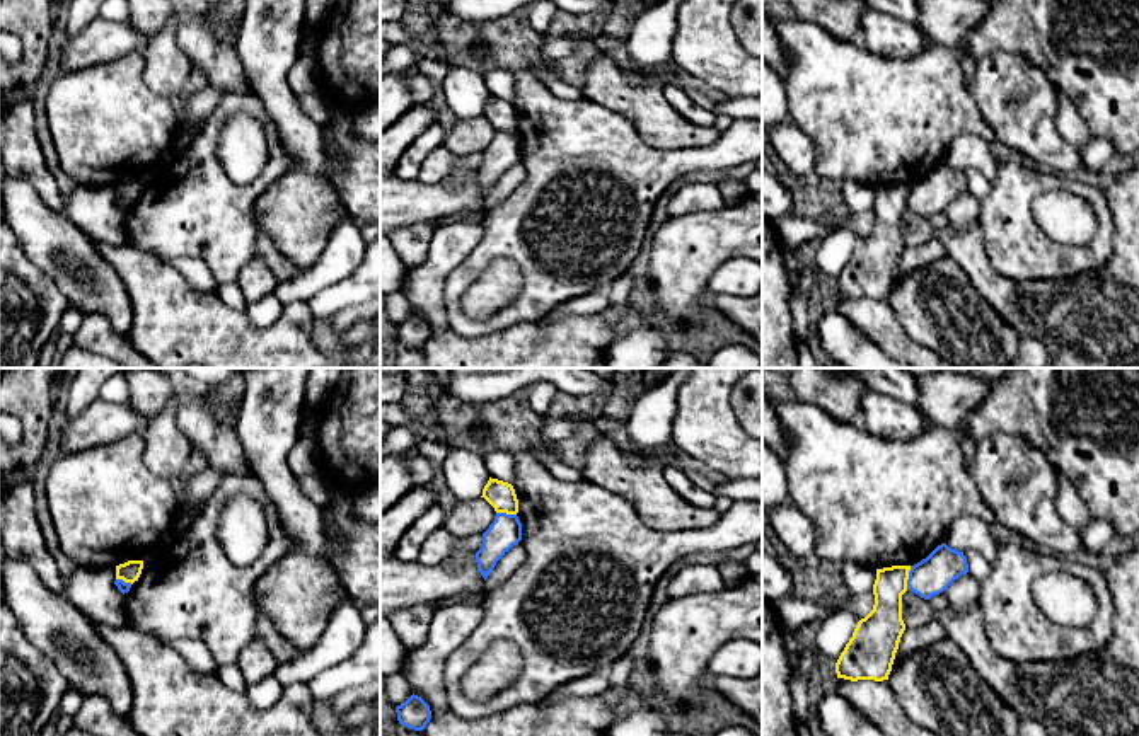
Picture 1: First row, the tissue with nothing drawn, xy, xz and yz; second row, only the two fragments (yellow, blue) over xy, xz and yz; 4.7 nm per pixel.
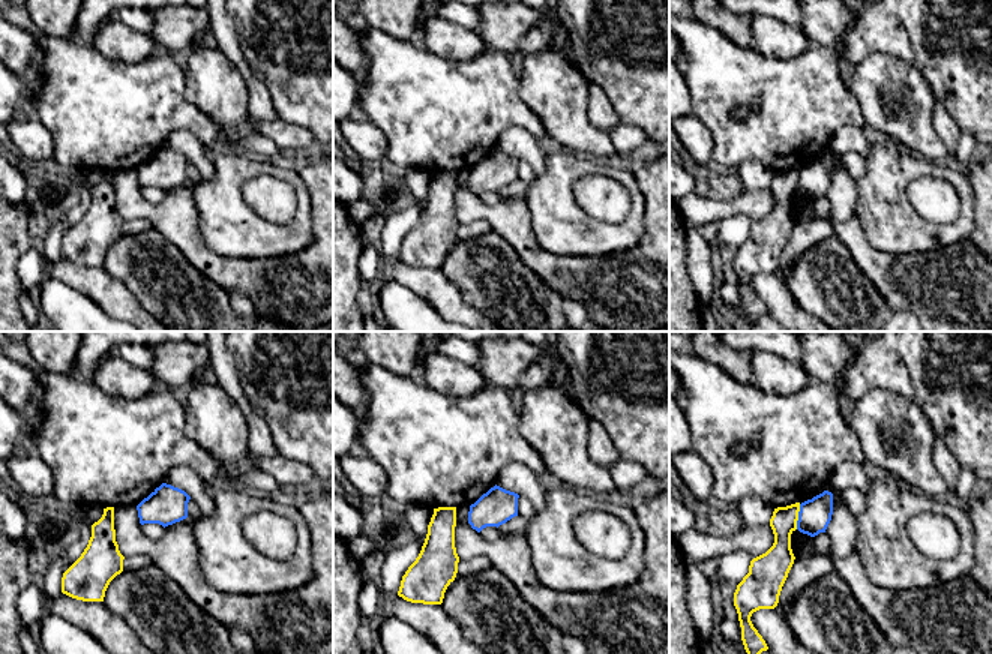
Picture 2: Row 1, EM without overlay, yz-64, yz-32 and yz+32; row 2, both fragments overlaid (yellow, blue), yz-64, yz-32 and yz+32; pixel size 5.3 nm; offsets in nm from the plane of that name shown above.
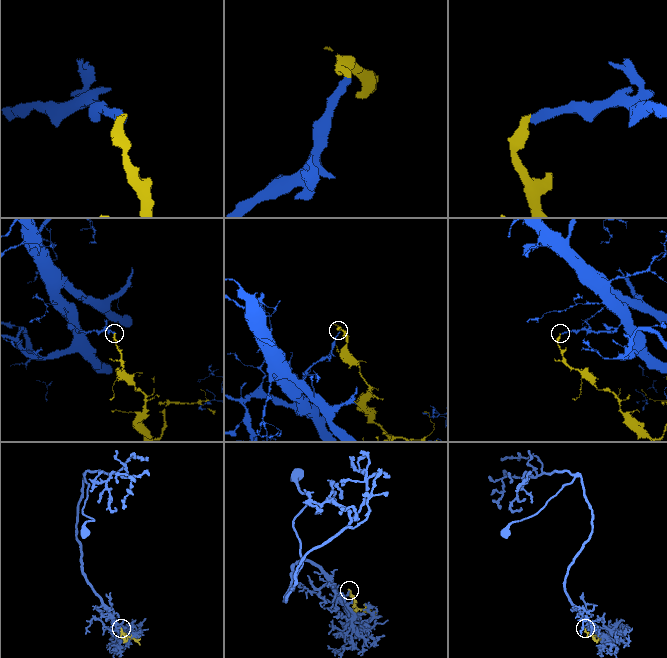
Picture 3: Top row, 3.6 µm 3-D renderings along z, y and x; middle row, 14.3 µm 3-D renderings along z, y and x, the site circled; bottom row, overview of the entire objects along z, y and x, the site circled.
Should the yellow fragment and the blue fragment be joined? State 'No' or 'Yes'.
No

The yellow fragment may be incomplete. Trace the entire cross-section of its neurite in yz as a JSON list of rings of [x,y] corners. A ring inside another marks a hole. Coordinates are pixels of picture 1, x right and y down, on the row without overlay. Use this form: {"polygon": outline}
{"polygon": [[[911,184],[876,187],[873,228],[858,240],[853,256],[841,271],[835,281],[837,296],[888,298],[905,249],[902,213],[907,210],[909,189]]]}

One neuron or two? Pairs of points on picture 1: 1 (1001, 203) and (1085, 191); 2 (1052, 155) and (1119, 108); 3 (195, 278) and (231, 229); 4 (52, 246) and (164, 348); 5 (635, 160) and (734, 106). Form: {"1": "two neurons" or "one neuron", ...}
{"1": "one neuron", "2": "two neurons", "3": "two neurons", "4": "two neurons", "5": "two neurons"}

